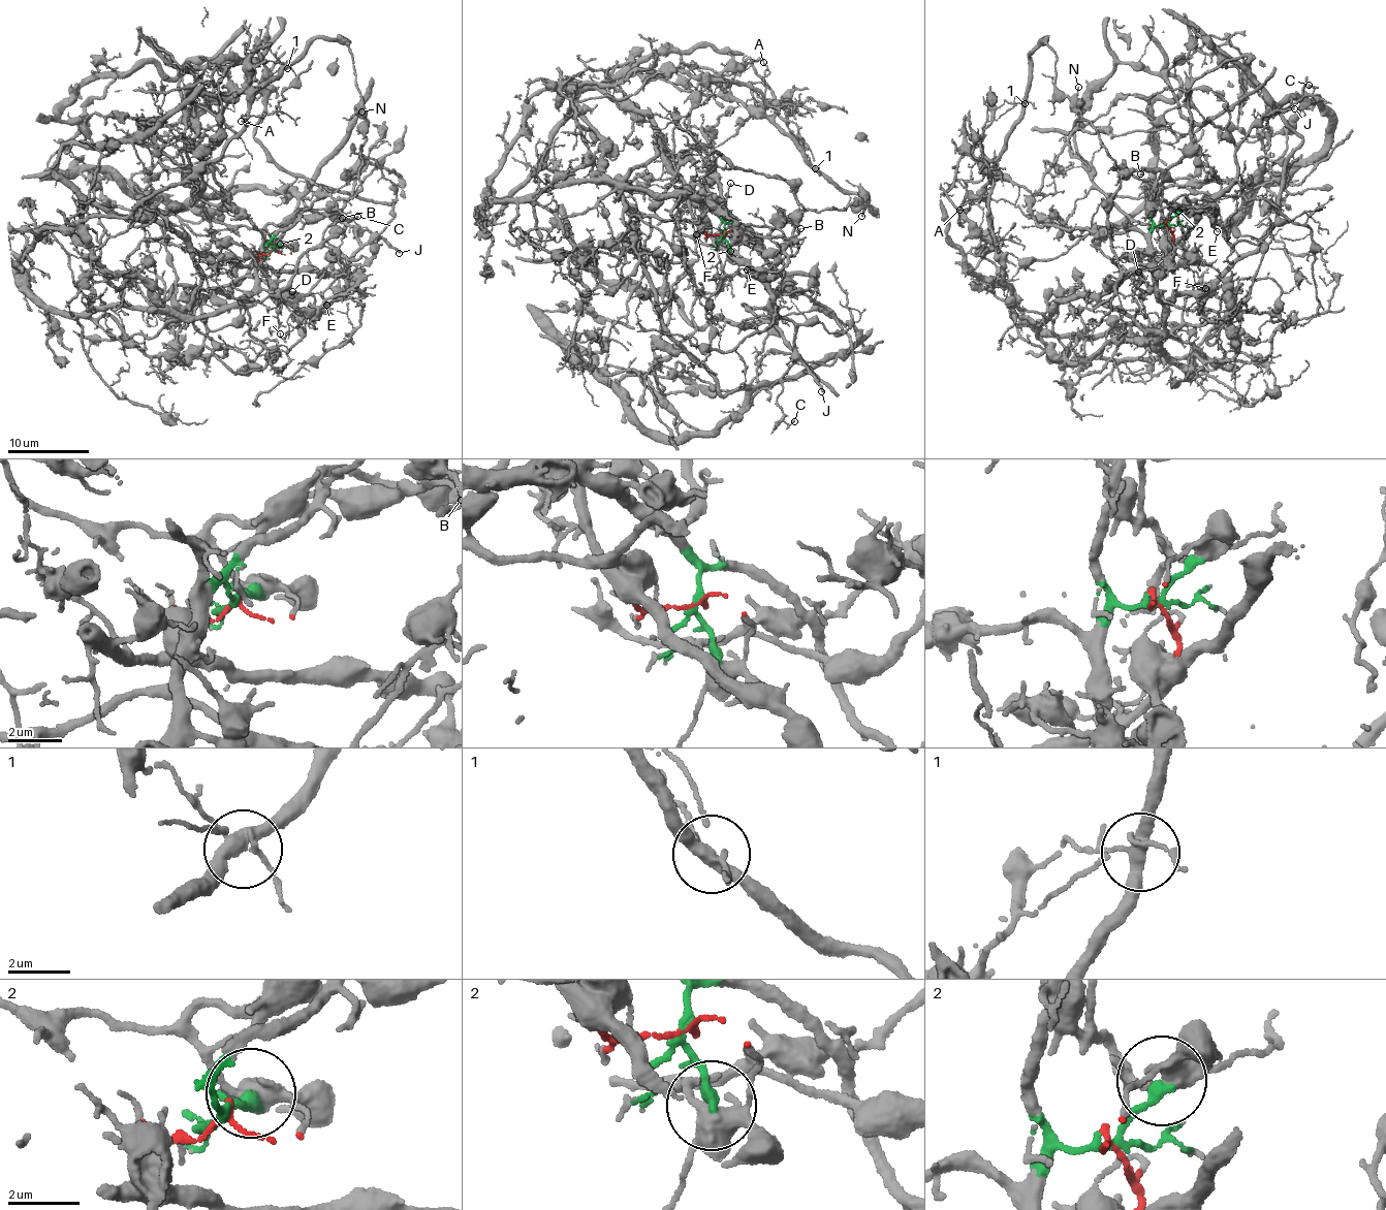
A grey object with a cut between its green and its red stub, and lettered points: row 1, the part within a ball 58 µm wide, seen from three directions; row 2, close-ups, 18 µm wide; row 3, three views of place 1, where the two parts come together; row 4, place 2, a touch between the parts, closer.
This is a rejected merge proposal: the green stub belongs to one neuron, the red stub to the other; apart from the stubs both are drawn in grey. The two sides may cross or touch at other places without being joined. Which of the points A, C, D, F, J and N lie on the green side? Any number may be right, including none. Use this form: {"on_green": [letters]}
{"on_green": ["A", "D", "F", "N"]}

